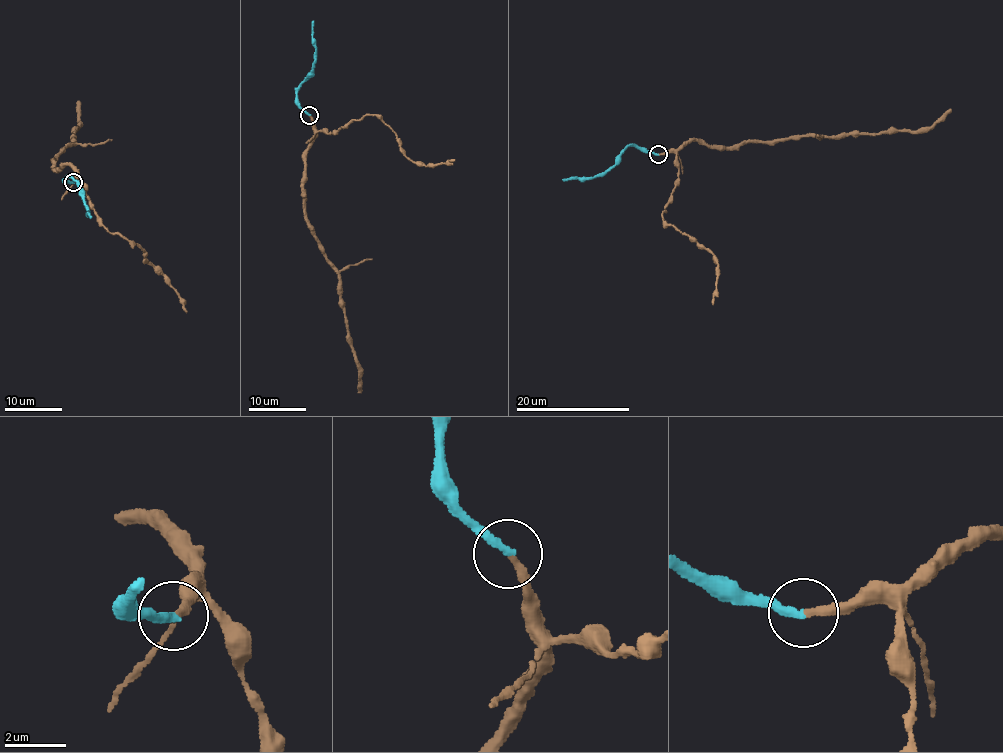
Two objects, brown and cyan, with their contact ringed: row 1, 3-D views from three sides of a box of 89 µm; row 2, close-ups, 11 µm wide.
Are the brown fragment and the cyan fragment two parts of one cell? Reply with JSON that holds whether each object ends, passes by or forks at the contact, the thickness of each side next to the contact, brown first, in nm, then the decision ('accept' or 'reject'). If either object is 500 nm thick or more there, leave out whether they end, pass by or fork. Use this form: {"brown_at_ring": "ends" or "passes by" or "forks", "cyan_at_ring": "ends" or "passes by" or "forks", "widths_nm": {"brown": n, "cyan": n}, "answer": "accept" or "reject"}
{"brown_at_ring": "ends", "cyan_at_ring": "ends", "widths_nm": {"brown": 260, "cyan": 280}, "answer": "accept"}

